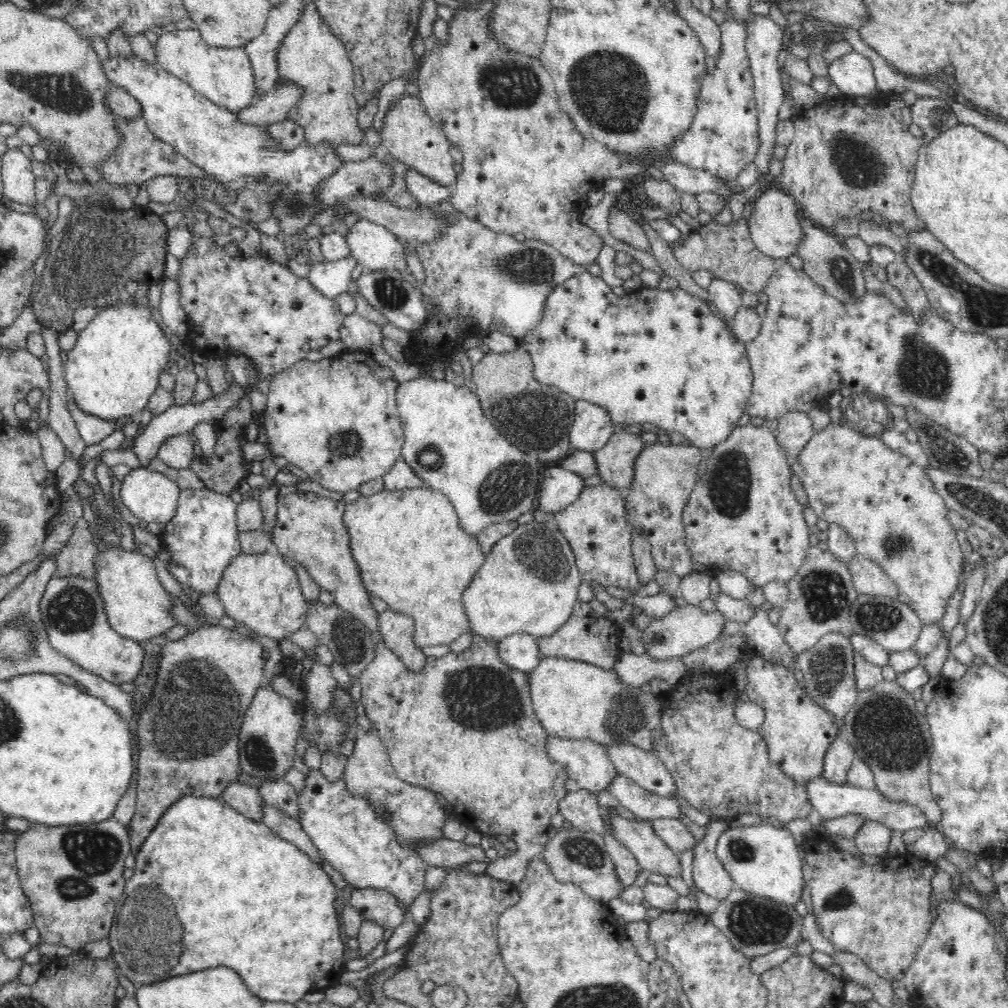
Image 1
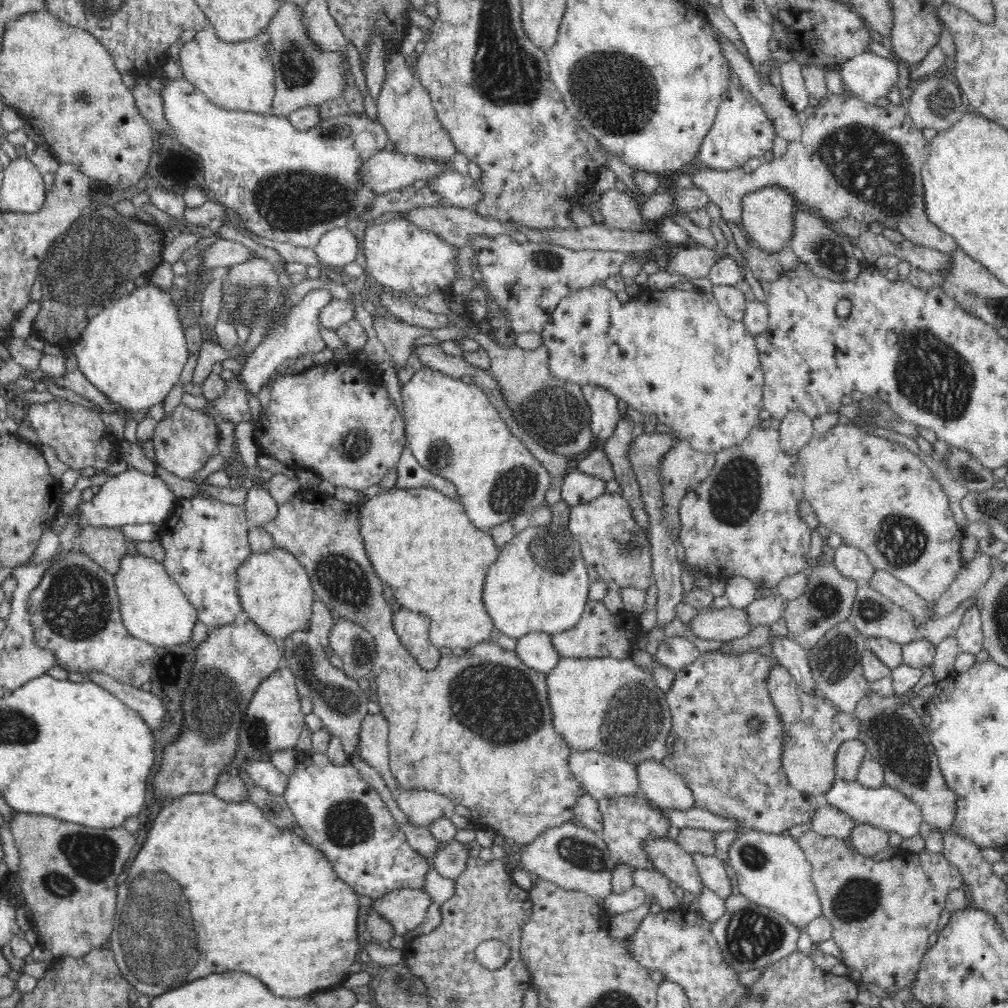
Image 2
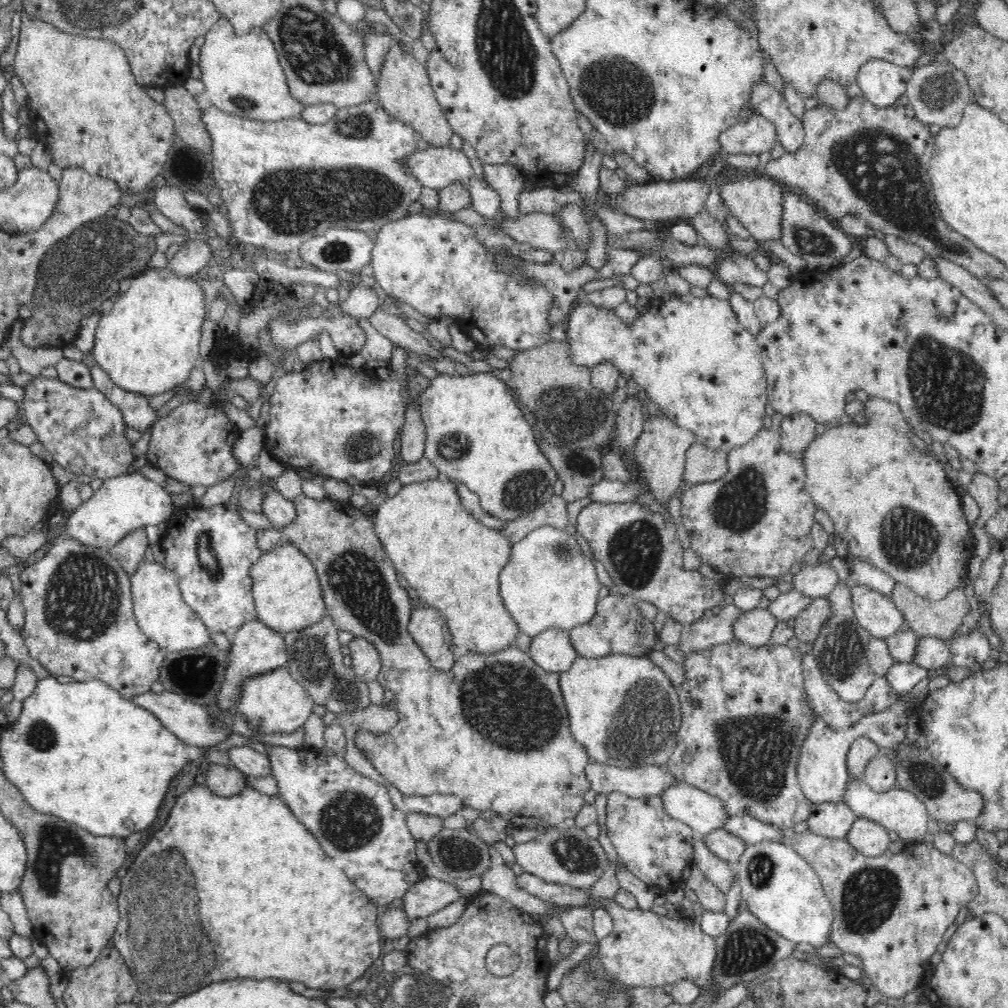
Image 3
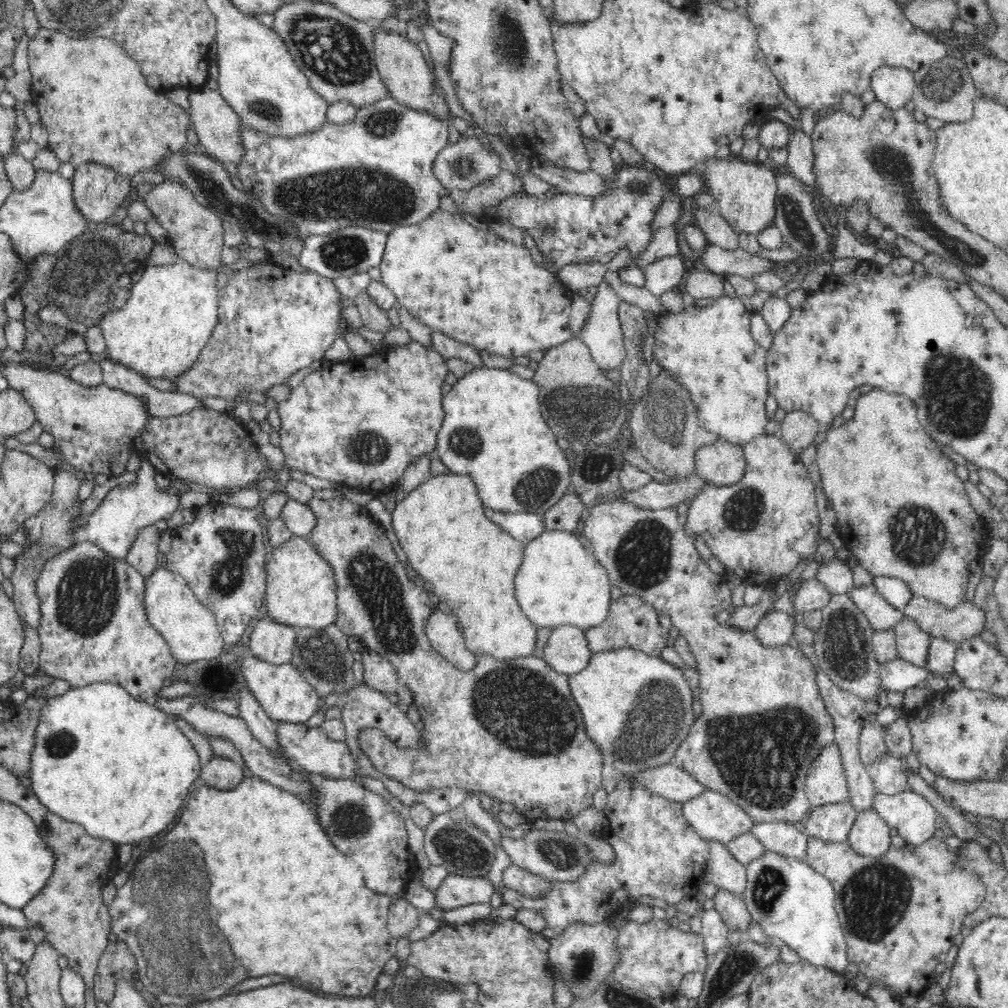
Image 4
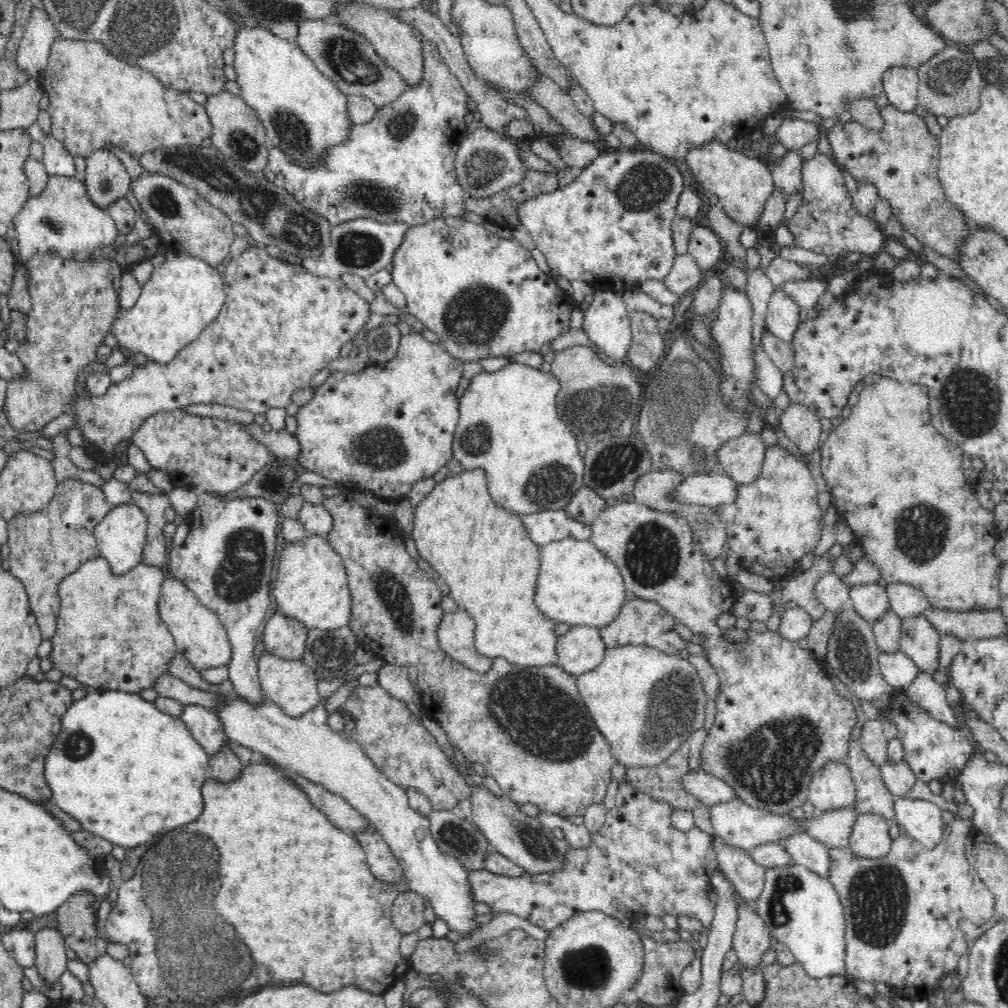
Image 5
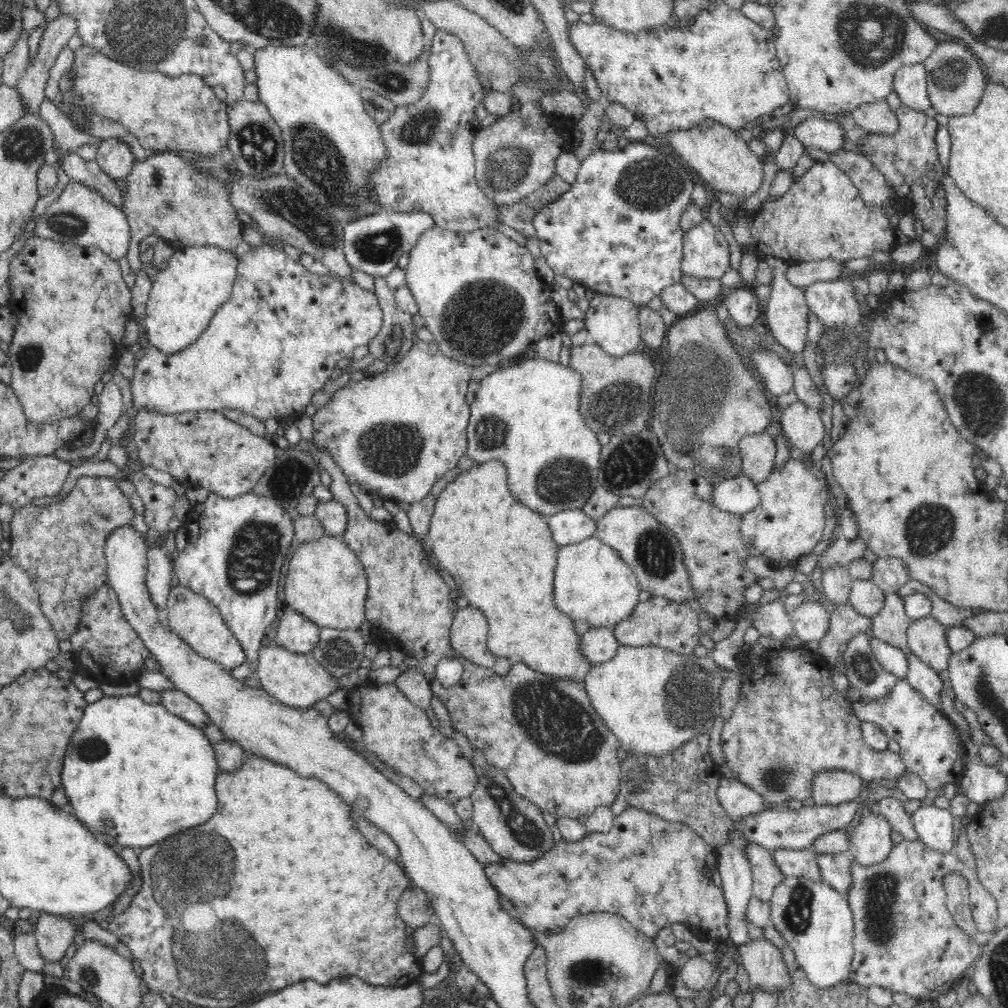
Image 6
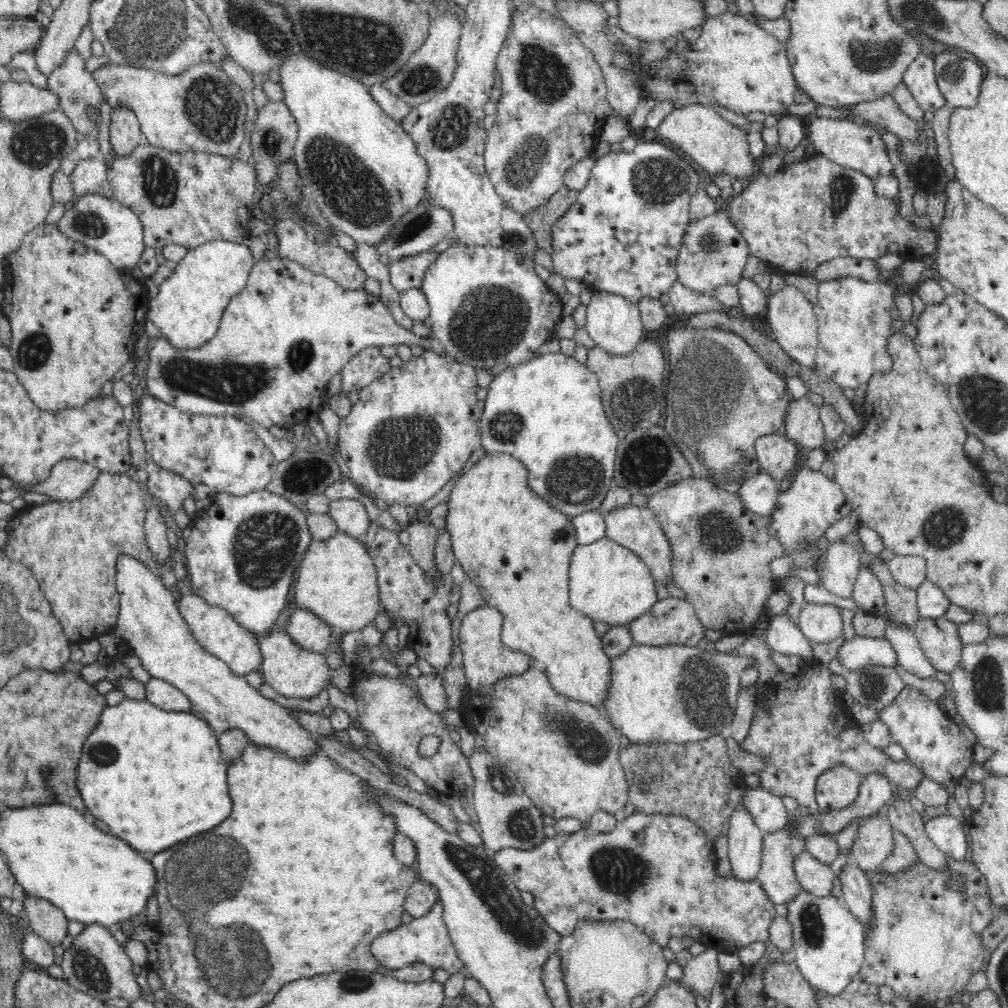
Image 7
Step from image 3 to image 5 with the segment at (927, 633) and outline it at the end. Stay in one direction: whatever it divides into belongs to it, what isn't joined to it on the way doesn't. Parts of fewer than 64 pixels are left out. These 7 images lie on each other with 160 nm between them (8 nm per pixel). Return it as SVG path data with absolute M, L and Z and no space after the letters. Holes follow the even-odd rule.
M928 606L924 617L941 635L954 635L961 641L990 639L1006 634L1007 624L999 609L951 611Z

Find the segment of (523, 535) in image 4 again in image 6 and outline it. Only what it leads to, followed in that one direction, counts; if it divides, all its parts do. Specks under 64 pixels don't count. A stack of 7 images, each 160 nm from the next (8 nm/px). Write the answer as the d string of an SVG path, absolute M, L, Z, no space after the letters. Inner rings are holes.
M582 509L564 510L546 520L550 525L552 541L558 543L558 546L578 544L594 536L597 529L597 522L586 515Z

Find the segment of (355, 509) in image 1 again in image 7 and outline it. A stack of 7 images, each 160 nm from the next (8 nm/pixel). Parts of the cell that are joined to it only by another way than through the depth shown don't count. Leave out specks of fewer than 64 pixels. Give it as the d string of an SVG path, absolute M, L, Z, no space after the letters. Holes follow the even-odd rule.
M506 453L485 454L484 457L472 466L468 472L465 472L462 478L456 482L456 486L450 491L450 500L448 504L448 514L446 516L446 526L448 526L448 536L452 541L452 554L456 560L462 564L462 568L472 582L476 582L480 586L480 594L486 604L498 608L502 615L502 628L500 630L500 642L504 647L508 647L513 651L524 653L528 658L532 659L535 665L544 670L548 675L550 684L558 692L564 696L576 701L583 701L601 708L604 704L605 693L608 692L608 670L610 669L611 659L604 653L602 649L602 637L598 637L593 629L590 628L590 620L586 618L580 611L572 608L568 602L569 589L569 560L572 558L574 548L578 546L578 535L576 535L576 527L574 527L573 518L568 517L560 511L556 511L553 507L546 503L546 500L540 498L528 485L528 470L524 464L520 463L514 456Z

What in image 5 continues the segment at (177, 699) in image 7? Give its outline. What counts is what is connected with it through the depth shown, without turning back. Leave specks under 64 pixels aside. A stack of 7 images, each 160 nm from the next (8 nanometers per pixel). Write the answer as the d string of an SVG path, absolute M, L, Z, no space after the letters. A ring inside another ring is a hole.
M185 704L181 716L181 720L209 756L226 747L224 744L228 738L215 712L208 711L202 705Z

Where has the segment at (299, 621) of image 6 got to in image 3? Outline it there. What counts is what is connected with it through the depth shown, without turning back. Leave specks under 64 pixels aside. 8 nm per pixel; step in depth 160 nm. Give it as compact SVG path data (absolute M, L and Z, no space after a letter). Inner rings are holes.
M252 620L242 624L229 637L231 654L228 655L228 666L224 672L224 684L222 684L222 688L218 692L218 700L216 700L220 712L232 712L232 708L237 706L244 679L286 666L288 660L283 633L273 631L260 620Z

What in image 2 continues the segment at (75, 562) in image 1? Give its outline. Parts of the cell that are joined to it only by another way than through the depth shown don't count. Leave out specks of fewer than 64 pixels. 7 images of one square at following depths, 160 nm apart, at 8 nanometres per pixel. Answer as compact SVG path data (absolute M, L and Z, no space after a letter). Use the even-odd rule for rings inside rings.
M82 527L78 535L81 538L79 550L114 575L120 568L120 558L134 552L132 542L117 528Z

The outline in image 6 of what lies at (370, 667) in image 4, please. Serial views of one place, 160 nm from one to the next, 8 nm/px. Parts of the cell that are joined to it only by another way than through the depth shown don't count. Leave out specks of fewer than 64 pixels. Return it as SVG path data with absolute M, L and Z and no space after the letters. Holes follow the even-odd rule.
M408 668L401 672L401 675L394 681L394 685L418 708L425 710L430 708L432 689L428 678L424 677L422 671Z

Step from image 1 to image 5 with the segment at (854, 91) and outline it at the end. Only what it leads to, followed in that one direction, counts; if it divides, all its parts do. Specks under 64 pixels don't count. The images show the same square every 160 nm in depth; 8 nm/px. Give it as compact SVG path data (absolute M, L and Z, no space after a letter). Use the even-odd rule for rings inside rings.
M888 68L882 76L882 90L889 103L901 112L913 112L919 105L918 84L918 71L913 68Z

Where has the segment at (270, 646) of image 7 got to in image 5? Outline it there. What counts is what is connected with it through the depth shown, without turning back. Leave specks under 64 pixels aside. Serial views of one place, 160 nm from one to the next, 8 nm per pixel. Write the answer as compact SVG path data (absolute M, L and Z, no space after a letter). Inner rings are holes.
M264 651L257 660L259 683L261 691L266 700L280 707L288 716L296 718L312 710L321 701L318 692L318 679L316 673L310 668L302 658L288 660L280 658L268 651Z

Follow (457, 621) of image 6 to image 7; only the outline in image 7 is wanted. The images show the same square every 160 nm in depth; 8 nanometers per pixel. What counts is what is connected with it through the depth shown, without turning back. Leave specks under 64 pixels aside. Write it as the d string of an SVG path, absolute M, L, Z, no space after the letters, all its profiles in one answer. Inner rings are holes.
M485 604L465 614L459 628L460 648L462 651L462 666L465 669L465 679L470 688L486 688L512 676L524 674L531 665L535 665L532 659L524 653L513 651L500 642L500 630L502 628L502 615L498 608Z

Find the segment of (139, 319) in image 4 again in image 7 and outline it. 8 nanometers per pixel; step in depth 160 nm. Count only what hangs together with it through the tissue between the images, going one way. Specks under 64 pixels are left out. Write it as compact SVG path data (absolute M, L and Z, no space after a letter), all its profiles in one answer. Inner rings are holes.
M224 240L209 241L198 248L188 250L176 265L173 274L159 285L158 296L154 300L149 299L146 318L152 320L159 331L164 334L164 338L172 343L172 347L178 349L198 348L216 334L220 318L224 314L224 308L248 282L248 272L252 270L254 262L256 259L248 246Z

